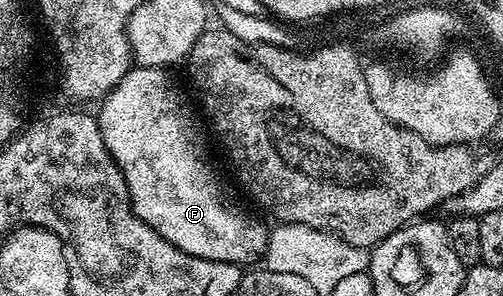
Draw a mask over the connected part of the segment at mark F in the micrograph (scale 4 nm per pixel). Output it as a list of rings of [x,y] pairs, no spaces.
[[[133,65],[126,76],[99,103],[98,121],[102,140],[118,164],[128,189],[132,212],[158,236],[170,240],[174,248],[190,256],[215,262],[229,262],[241,268],[259,263],[267,252],[269,227],[264,227],[234,195],[228,194],[222,179],[212,167],[212,158],[204,147],[204,134],[196,130],[196,118],[182,91],[176,87],[167,69]]]

